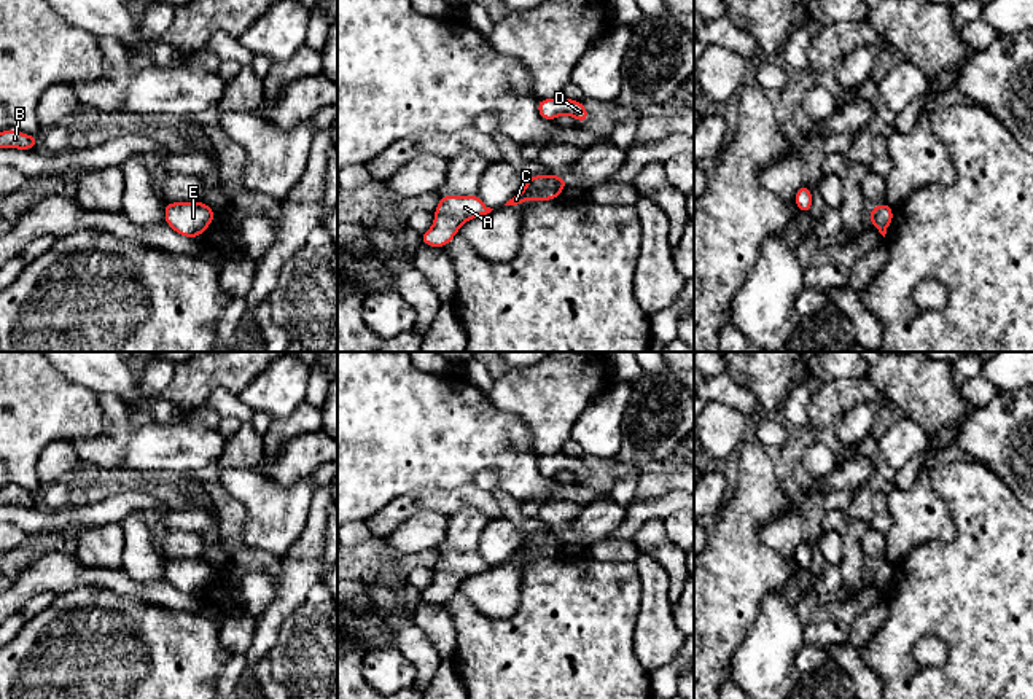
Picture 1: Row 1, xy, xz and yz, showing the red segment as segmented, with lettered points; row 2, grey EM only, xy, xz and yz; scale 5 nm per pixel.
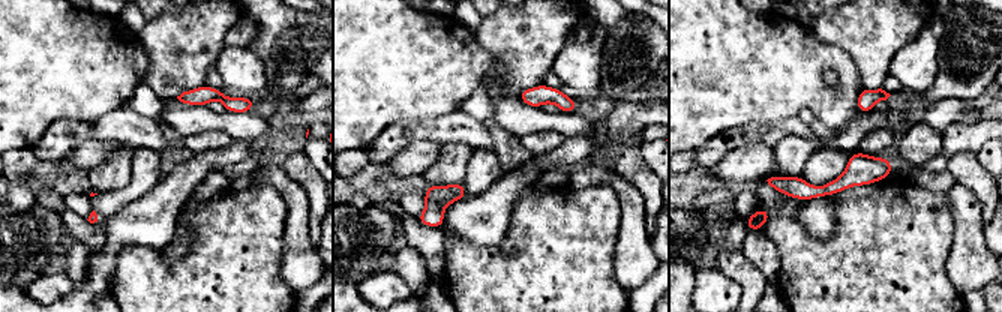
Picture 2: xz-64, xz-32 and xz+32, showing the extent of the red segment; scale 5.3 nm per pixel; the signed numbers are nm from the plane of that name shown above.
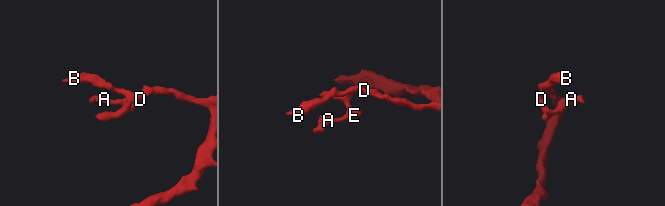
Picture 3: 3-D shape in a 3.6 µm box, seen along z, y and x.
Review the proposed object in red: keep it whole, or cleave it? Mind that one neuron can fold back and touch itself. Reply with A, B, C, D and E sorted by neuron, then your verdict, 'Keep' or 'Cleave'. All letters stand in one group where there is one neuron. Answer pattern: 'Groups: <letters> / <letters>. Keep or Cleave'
Groups: A B C D E. Keep

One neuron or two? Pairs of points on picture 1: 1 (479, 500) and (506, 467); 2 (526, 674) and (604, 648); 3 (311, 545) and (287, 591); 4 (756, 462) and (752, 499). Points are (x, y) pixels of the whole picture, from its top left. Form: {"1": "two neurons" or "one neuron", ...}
{"1": "two neurons", "2": "one neuron", "3": "one neuron", "4": "one neuron"}

